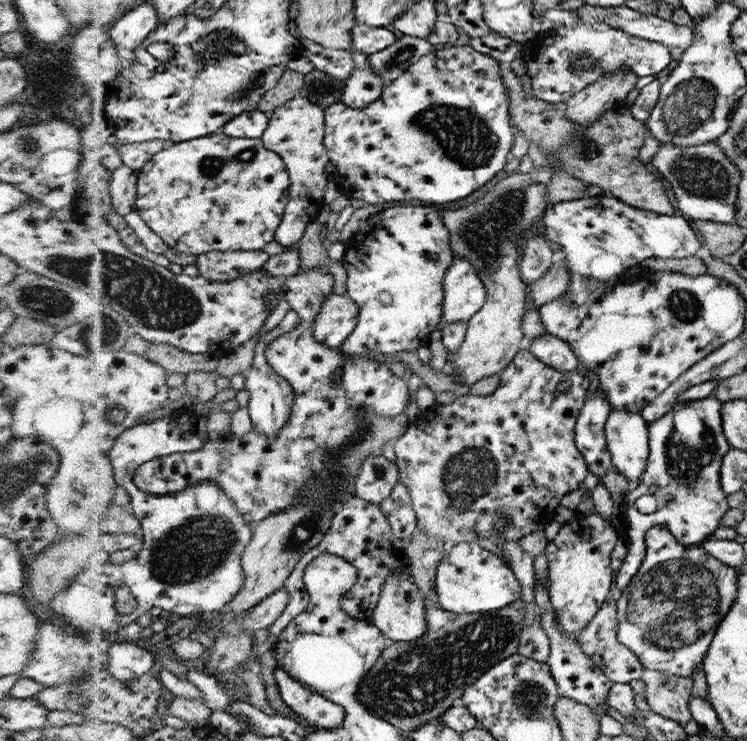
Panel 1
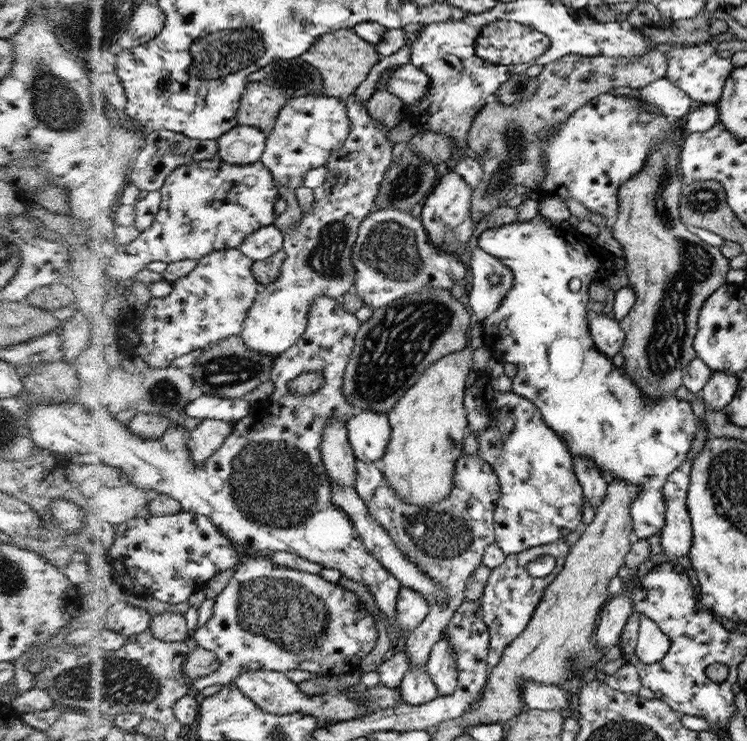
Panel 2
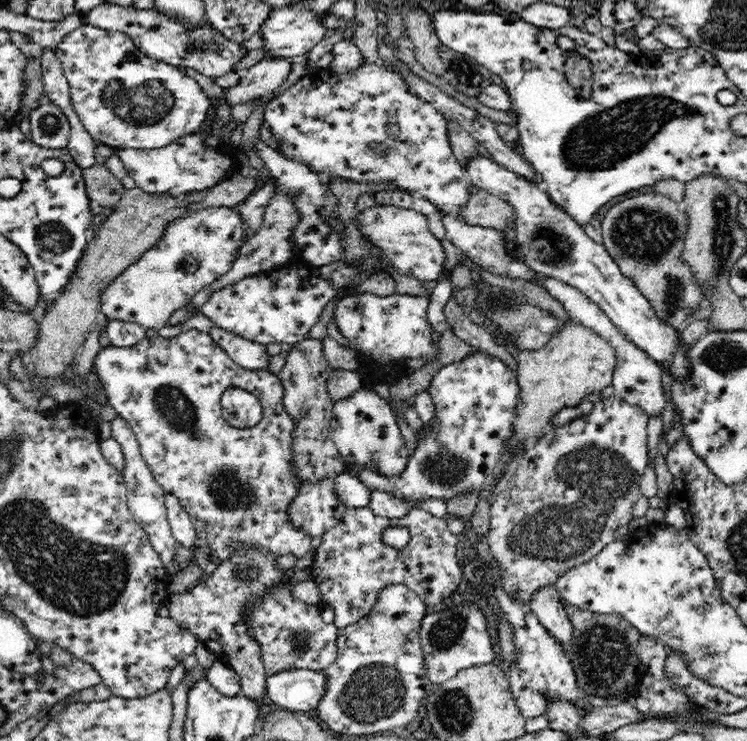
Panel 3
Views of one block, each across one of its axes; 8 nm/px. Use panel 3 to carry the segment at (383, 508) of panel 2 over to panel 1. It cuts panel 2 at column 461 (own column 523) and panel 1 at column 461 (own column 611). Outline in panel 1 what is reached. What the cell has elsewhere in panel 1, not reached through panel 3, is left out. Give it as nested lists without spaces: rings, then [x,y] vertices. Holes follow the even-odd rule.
[[[526,348],[524,351],[520,351],[516,355],[516,359],[508,364],[505,372],[502,372],[500,385],[490,396],[474,396],[474,394],[469,393],[466,396],[458,397],[452,404],[447,406],[435,405],[426,412],[420,412],[416,417],[410,419],[408,430],[404,431],[402,437],[394,440],[394,452],[396,464],[402,473],[399,476],[399,481],[410,490],[412,508],[415,509],[416,518],[419,521],[416,525],[416,531],[426,532],[426,534],[442,540],[444,548],[450,550],[452,546],[456,546],[460,542],[472,542],[476,541],[476,538],[491,540],[494,544],[504,544],[504,542],[510,542],[510,540],[516,542],[522,536],[528,536],[528,534],[542,529],[548,522],[552,522],[554,512],[556,512],[558,506],[561,506],[564,494],[568,494],[572,490],[580,490],[582,482],[590,471],[587,460],[584,459],[583,453],[579,451],[578,445],[575,444],[575,426],[578,422],[579,412],[583,409],[583,401],[586,399],[588,387],[590,387],[589,380],[580,375],[577,369],[568,373],[559,372],[544,364]],[[562,381],[570,383],[570,388],[565,394],[558,390],[558,385]],[[498,513],[504,519],[508,519],[506,530],[502,532],[502,535],[498,535],[496,528],[494,528],[494,519],[496,519]]]

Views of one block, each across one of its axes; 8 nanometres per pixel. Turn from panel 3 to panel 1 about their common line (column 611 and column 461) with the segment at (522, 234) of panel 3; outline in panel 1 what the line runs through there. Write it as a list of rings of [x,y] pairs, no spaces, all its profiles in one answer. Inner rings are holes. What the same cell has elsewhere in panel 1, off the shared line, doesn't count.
[[[454,255],[443,280],[444,296],[441,329],[448,323],[466,321],[487,302],[487,287],[470,259]]]

